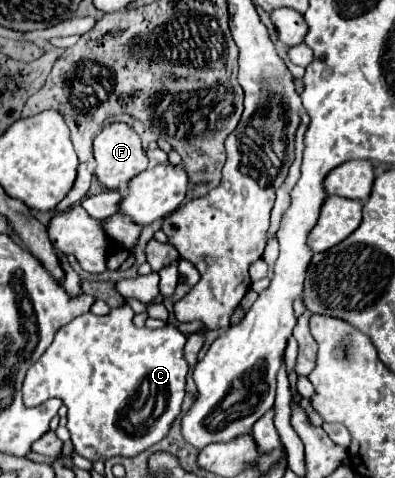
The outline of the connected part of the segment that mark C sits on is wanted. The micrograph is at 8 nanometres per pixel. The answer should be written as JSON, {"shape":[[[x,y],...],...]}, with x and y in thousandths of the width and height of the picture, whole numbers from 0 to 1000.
{"shape":[[[319,636],[289,644],[268,661],[213,657],[157,682],[111,736],[111,745],[71,774],[61,795],[61,845],[96,849],[111,833],[152,833],[172,849],[172,900],[187,946],[238,962],[273,962],[284,954],[344,954],[380,933],[400,929],[430,904],[435,883],[451,874],[471,824],[471,782],[481,774],[466,749],[471,703],[420,678],[415,686],[344,686],[334,674],[334,644]]]}

